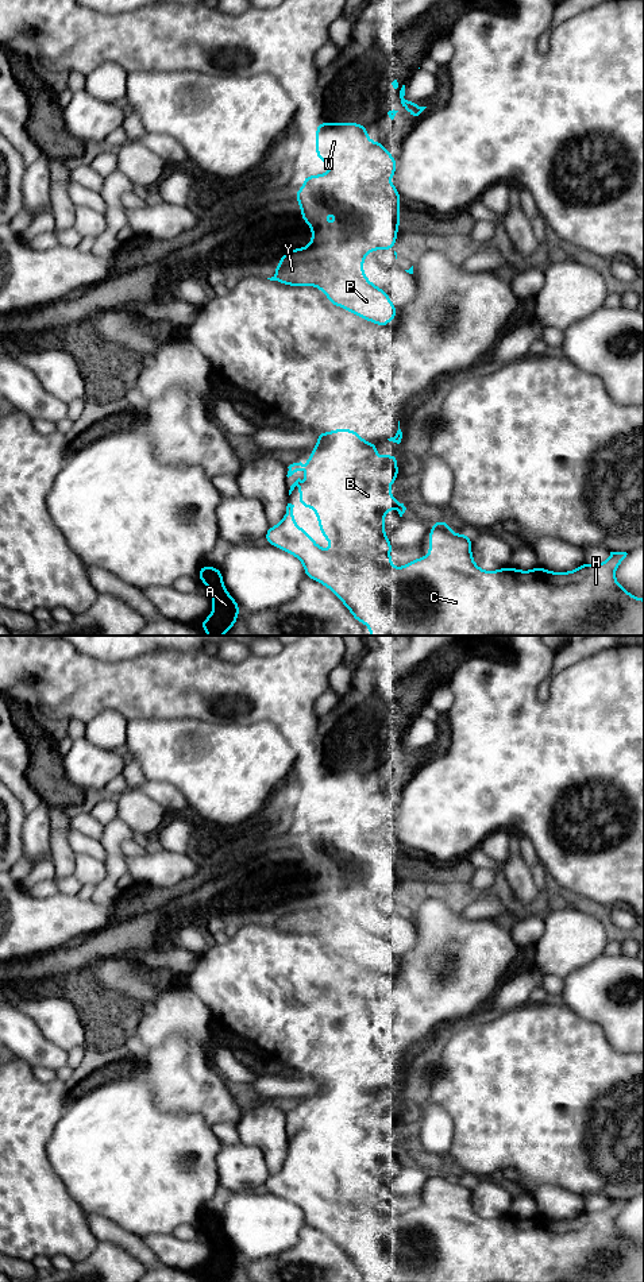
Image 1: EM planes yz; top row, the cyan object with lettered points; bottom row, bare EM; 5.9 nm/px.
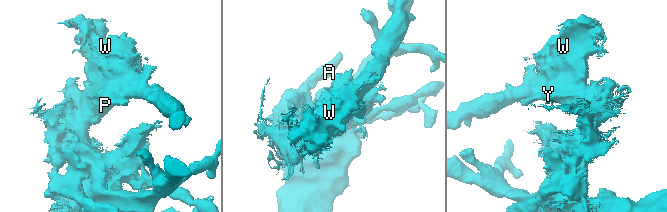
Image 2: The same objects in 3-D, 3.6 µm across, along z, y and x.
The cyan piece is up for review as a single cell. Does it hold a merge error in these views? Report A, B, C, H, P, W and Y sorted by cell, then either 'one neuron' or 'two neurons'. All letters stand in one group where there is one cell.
groups A B C H W Y / P; two neurons

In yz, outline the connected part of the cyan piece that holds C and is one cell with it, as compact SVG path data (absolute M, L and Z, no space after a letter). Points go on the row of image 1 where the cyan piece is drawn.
M338 428L317 433L317 444L305 464L306 479L290 486L289 495L300 487L300 506L312 507L319 520L320 533L329 541L331 551L320 548L305 529L294 522L293 507L288 503L278 525L269 526L265 541L296 556L304 564L306 578L329 588L359 622L366 623L370 636L644 636L644 599L620 586L614 572L626 552L610 552L599 564L583 563L568 572L552 572L541 567L521 571L510 565L483 571L473 560L470 533L456 534L448 521L435 521L429 530L429 555L412 560L401 568L392 565L393 544L385 534L386 511L396 509L402 517L406 507L389 493L398 478L397 453L374 456L378 443L366 443L355 430Z

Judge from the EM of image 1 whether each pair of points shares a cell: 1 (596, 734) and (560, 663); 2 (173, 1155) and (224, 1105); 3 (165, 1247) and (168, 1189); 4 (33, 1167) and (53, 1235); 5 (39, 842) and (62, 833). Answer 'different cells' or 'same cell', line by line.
1: different cells
2: different cells
3: different cells
4: same cell
5: different cells

